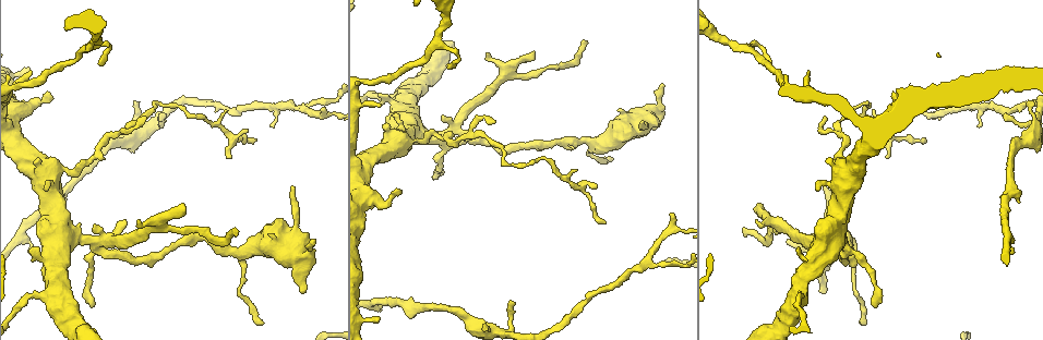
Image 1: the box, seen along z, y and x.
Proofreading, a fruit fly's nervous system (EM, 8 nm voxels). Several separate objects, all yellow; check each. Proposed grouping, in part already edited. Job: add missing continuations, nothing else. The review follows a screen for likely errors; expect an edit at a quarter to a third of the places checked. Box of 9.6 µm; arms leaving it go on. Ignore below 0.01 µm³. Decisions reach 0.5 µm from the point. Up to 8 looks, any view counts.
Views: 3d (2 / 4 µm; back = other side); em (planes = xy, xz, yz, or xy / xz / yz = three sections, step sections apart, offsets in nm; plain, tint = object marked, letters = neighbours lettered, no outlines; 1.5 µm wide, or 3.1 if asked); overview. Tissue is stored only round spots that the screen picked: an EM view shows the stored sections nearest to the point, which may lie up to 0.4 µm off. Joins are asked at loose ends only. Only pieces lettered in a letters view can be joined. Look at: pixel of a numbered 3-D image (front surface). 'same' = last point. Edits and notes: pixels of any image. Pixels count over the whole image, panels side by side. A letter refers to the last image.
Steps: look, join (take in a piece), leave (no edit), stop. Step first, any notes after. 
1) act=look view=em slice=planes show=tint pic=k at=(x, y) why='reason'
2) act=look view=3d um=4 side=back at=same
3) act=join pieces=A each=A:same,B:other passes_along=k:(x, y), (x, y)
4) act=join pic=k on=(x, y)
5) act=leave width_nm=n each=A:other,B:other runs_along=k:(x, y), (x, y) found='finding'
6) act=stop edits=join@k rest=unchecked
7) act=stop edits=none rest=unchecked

act=look view=em slice=planes show=plain pic=1 at=(489, 55) why='an open end'

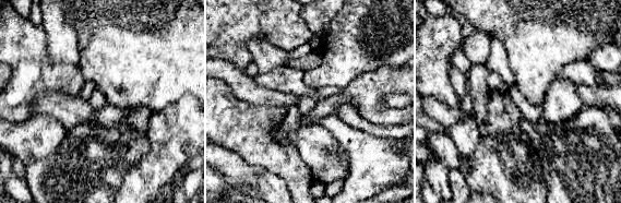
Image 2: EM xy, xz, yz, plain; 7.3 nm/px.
act=look view=em slice=planes show=letters at=same why='what lies round it'

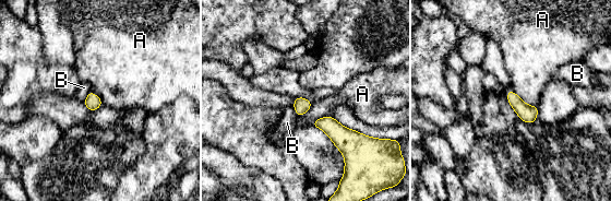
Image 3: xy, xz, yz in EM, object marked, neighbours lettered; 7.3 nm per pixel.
act=leave longest_contact=A:240nm each=A:other,B:other border=3:(510, 89), (527, 104), (536, 106) found='no lettered piece goes on from it'

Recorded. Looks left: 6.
act=look view=em slice=xy step=8 show=tint pic=1 at=(393, 115) why='free end'

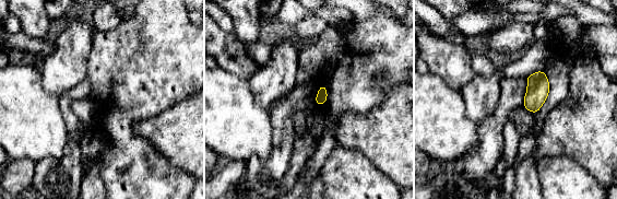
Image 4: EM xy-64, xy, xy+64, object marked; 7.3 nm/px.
act=look view=em slice=planes show=letters at=same why='another direction'

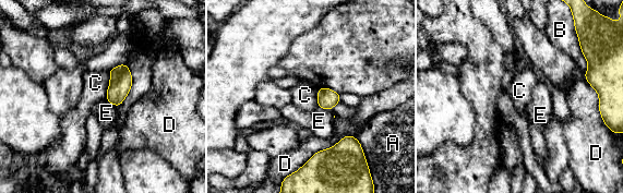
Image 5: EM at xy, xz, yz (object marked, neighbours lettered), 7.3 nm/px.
act=leave each=A:other,B:other,C:other,D:other,E:other border=5:(109, 71), (109, 86), (105, 98) found='none of them fits'

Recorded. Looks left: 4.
act=look view=3d um=2 pic=1 at=(162, 114) why='thin end'

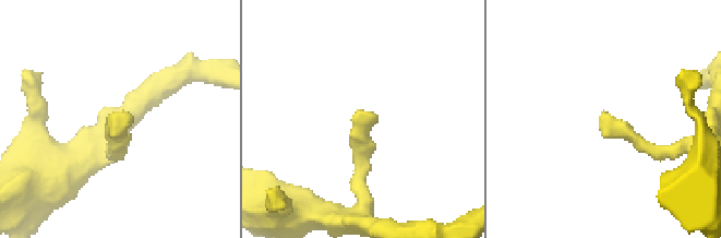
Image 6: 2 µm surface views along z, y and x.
act=look view=em slice=planes show=letters pic=6 at=(122, 112) why='now the EM'

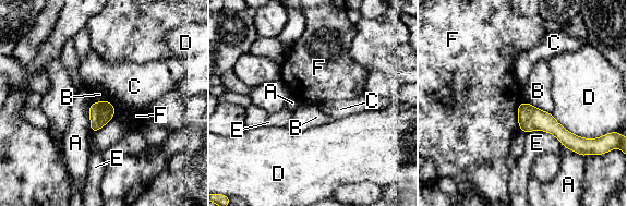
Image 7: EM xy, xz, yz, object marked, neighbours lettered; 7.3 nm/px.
act=leave longest_contact=D:340nm each=A:other,B:other,C:other,D:other,E:other,F:other border=7:(521, 101), (518, 108), (518, 128) found='no lettered piece goes on from it'

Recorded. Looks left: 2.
act=stop edits=none rest=unchecked

